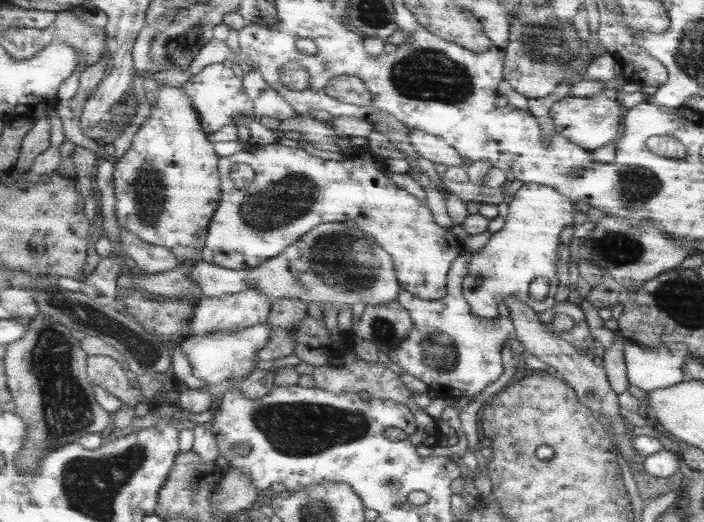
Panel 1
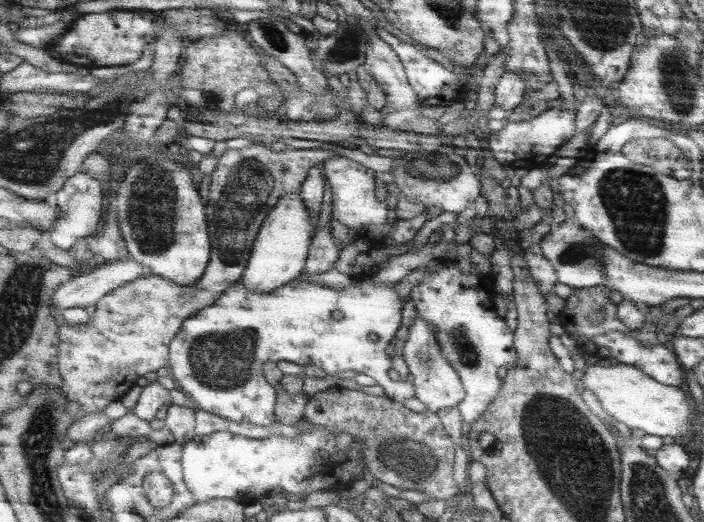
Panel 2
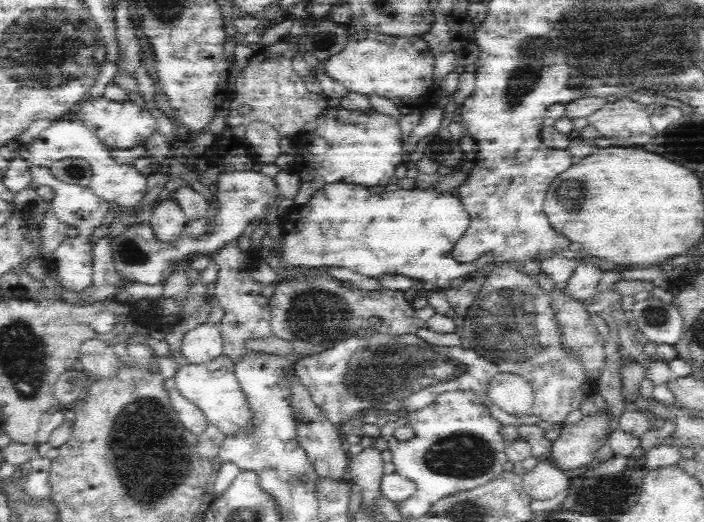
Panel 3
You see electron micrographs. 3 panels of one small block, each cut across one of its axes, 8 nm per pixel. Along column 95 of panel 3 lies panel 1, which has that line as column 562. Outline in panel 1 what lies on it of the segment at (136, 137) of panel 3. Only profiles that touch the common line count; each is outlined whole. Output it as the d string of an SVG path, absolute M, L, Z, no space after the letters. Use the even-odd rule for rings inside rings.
M593 94L585 100L563 98L559 102L553 102L549 114L553 120L555 132L561 132L573 144L577 144L585 150L597 150L609 142L617 144L617 140L623 134L623 130L621 130L621 120L623 120L621 100L609 100L605 94Z

